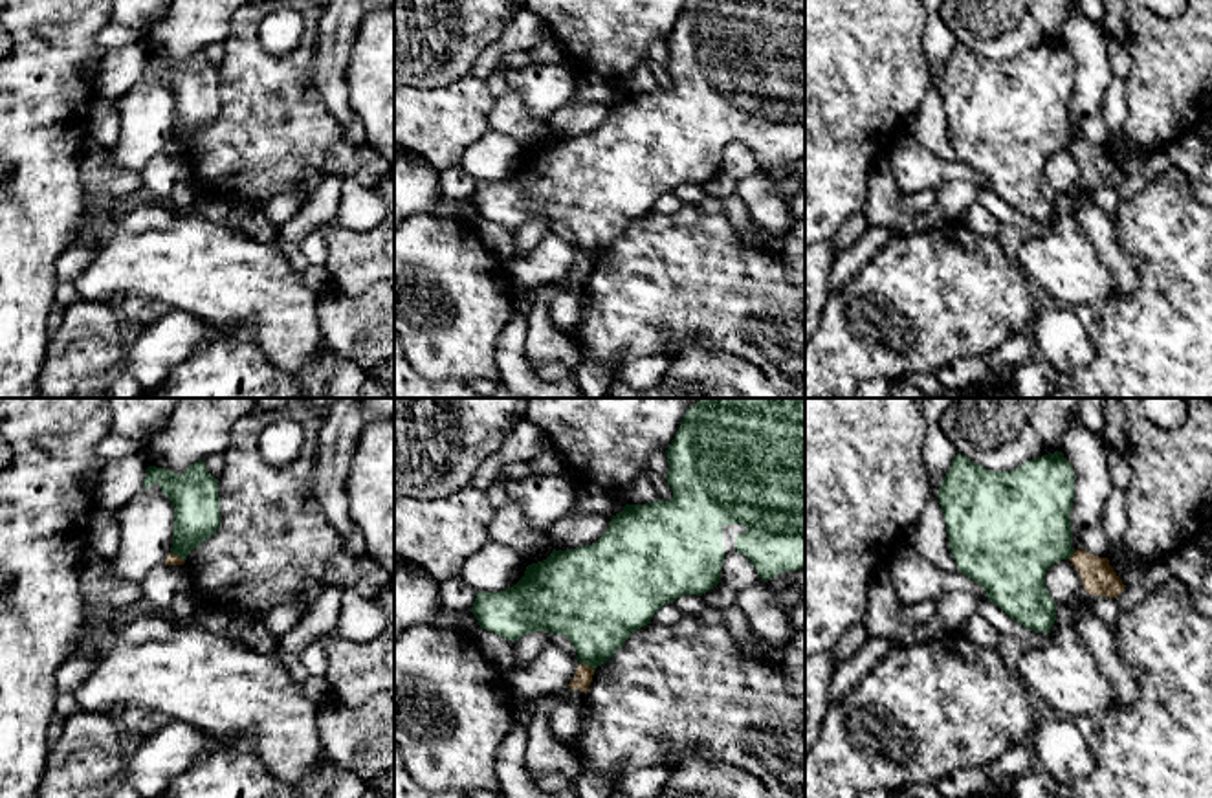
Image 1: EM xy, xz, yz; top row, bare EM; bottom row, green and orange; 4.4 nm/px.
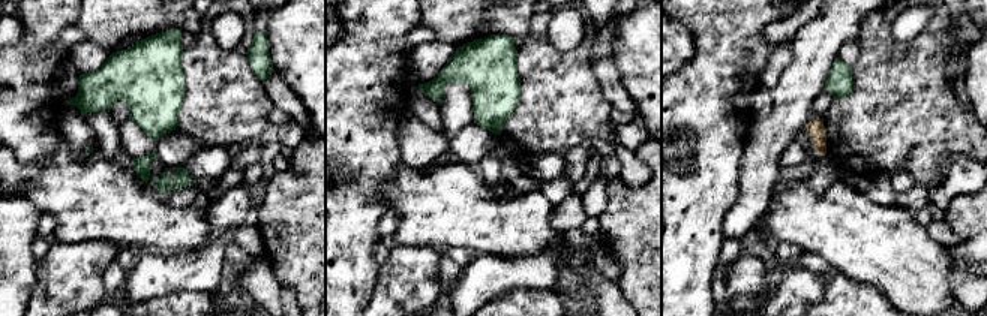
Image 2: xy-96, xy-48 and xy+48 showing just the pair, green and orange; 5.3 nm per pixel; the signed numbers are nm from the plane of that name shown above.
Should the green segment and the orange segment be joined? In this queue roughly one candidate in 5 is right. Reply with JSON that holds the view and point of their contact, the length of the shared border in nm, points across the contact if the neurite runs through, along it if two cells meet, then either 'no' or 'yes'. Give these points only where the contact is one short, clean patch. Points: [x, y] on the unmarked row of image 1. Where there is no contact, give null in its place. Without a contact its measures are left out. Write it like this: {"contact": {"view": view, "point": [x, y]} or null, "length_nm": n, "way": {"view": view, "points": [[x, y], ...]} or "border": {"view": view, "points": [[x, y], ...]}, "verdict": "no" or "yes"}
{"contact": {"view": "xz", "point": [587, 254]}, "length_nm": 70, "border": {"view": "xz", "points": [[580, 252], [593, 259]]}, "verdict": "no"}

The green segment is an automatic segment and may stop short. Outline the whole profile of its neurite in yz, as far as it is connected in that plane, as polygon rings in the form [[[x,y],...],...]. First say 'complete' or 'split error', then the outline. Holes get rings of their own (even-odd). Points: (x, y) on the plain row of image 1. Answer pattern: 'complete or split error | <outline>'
complete | [[[957,42],[937,86],[957,160],[977,171],[986,187],[1019,215],[1051,222],[1058,198],[1045,163],[1074,141],[1069,110],[1074,61],[1063,42],[1041,44],[1012,61],[992,61]]]

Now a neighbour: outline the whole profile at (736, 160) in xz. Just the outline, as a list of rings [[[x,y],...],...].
[[[733,139],[722,150],[721,171],[733,176],[735,180],[744,180],[757,174],[761,167],[748,147]]]

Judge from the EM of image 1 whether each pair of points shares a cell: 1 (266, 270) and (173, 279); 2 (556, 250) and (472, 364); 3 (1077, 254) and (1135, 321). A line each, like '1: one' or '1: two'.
1: one
2: two
3: two

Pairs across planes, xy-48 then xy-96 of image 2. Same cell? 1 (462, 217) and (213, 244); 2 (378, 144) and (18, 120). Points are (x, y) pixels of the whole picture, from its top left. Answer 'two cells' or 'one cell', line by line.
1: two cells
2: one cell

